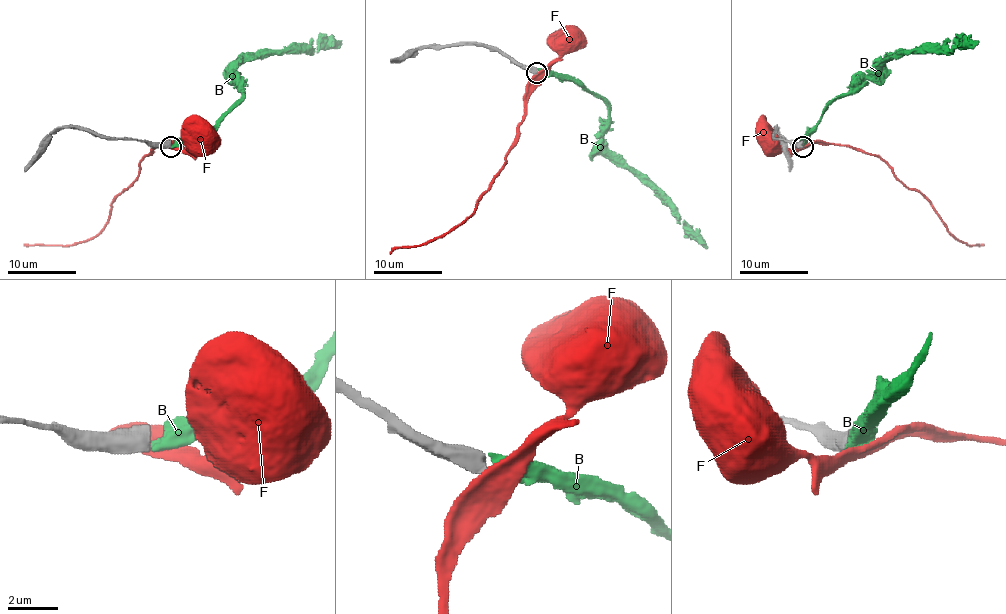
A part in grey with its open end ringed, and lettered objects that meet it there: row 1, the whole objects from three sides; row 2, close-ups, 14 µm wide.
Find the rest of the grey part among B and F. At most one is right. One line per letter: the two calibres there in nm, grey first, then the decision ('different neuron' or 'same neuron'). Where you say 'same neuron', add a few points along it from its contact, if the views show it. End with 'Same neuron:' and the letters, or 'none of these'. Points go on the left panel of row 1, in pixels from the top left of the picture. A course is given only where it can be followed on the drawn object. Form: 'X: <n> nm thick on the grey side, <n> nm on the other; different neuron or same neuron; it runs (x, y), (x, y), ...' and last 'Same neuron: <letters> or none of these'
B: 700 nm thick on the grey side, 500 nm on the other; same neuron; it runs (171, 147), (200, 138), (241, 97), (236, 68), (244, 61), (265, 54), (335, 48), (342, 41)
F: 700 nm thick on the grey side, 480 nm on the other; different neuron
Same neuron: B

